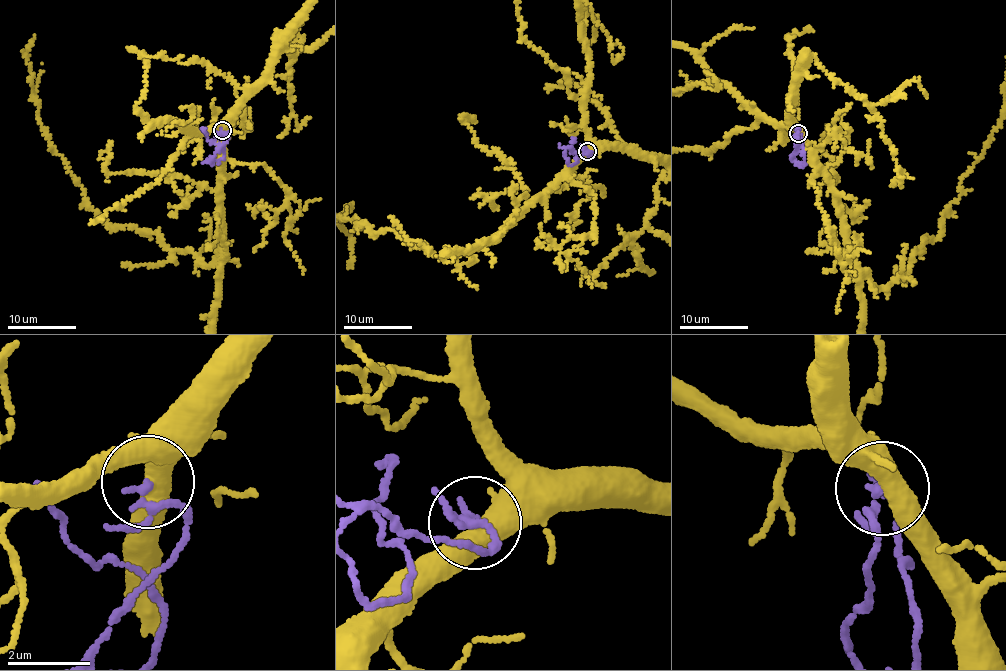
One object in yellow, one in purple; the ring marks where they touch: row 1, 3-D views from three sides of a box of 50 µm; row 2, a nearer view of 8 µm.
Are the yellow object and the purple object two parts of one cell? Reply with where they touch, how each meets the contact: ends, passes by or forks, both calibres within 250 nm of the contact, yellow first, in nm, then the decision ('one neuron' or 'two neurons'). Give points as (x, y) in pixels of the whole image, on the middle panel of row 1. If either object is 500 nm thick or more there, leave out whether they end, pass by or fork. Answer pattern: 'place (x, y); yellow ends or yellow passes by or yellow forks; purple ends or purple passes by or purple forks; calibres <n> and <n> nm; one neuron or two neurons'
place (587, 151); calibres 500 and 150 nm; two neurons

